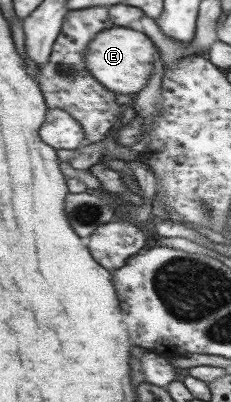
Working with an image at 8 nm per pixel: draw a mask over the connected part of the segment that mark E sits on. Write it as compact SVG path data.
M113 26L99 32L86 51L86 66L106 89L131 96L142 92L154 74L154 62L158 60L158 47L140 29Z

